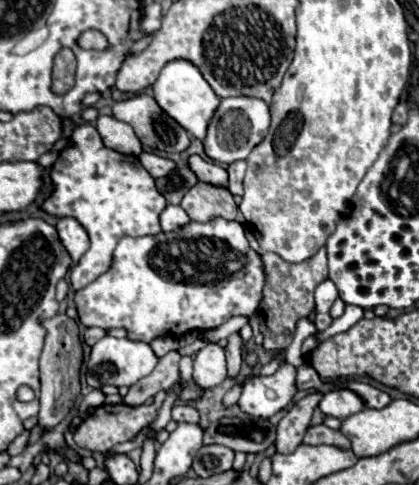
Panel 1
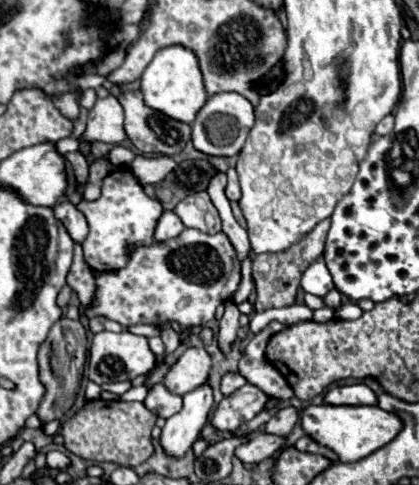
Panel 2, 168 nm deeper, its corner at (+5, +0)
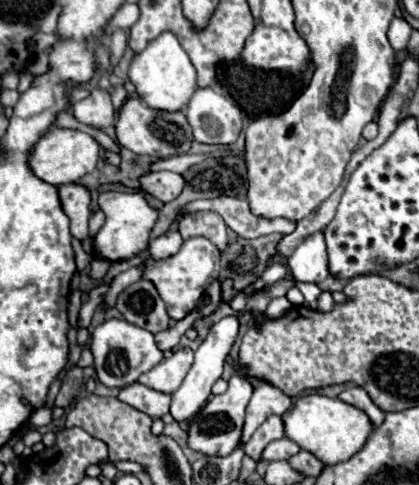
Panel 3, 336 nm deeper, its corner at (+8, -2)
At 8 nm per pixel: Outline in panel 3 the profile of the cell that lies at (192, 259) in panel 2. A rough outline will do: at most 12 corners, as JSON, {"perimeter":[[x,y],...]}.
{"perimeter":[[184,240],[144,260],[168,316],[184,318],[222,272],[220,250]]}

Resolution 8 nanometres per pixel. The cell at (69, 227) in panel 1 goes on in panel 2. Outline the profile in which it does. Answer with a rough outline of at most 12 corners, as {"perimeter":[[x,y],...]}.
{"perimeter":[[71,202],[57,204],[63,222],[75,244],[87,238],[85,216]]}

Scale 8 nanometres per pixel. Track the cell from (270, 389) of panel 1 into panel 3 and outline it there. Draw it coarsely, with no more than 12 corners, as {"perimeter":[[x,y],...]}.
{"perimeter":[[242,376],[190,420],[188,448],[228,456],[240,446],[254,386]]}

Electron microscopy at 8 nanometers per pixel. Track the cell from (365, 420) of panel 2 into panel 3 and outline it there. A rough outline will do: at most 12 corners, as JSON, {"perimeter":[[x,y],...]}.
{"perimeter":[[320,394],[300,396],[284,432],[324,464],[352,458],[372,422]]}

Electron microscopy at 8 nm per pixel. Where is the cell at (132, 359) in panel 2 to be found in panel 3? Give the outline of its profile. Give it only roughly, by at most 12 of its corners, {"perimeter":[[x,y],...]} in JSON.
{"perimeter":[[110,318],[90,350],[100,382],[134,384],[160,364],[152,332]]}

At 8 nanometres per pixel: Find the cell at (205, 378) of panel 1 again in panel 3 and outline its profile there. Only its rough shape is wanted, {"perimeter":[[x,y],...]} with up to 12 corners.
{"perimeter":[[190,348],[164,358],[138,382],[172,394],[194,362]]}

